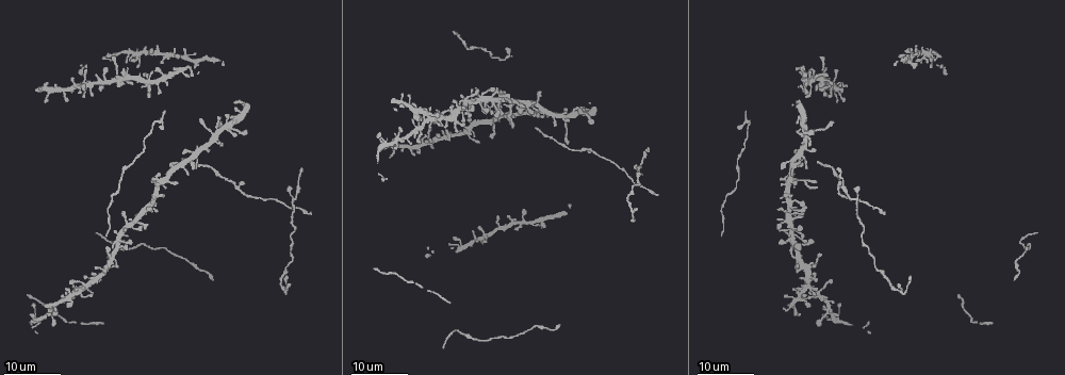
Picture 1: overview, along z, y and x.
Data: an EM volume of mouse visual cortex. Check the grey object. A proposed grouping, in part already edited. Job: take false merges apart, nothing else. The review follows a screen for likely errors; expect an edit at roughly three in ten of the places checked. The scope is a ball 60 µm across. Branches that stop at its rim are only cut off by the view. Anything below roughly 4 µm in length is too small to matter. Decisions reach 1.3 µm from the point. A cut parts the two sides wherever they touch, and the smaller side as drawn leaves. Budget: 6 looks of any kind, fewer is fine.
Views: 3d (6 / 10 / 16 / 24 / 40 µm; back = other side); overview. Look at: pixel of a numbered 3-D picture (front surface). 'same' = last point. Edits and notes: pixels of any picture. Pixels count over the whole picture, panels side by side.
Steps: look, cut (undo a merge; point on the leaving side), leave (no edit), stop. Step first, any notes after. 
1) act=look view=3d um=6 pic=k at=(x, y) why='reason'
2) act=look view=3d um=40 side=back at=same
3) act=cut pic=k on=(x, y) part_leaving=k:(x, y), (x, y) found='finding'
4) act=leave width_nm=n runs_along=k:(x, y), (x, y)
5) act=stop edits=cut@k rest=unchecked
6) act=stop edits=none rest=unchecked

act=look view=3d um=24 pic=1 at=(802, 155) why='arms part here'

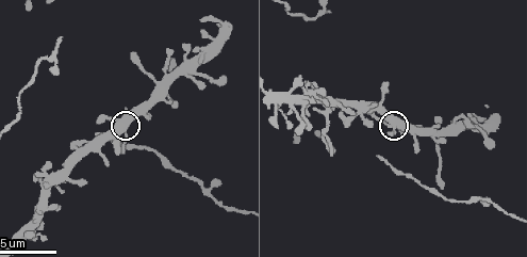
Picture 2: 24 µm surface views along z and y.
act=look view=3d um=10 pic=2 at=(127, 123) why='zoom in'

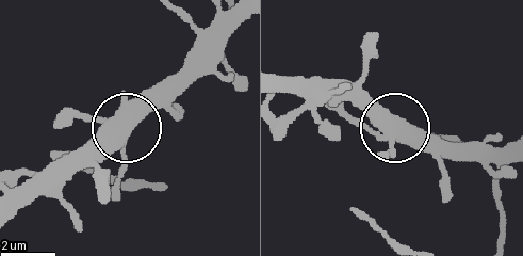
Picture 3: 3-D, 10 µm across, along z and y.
act=leave width_nm=440 found='one neuron here'

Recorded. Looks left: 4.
act=look view=3d um=10 pic=2 at=(170, 79) why='four arms meet'

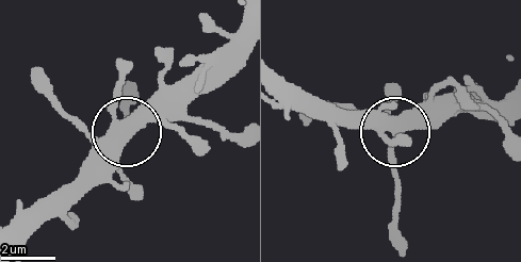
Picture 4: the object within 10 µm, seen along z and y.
act=cut pic=4 on=(396, 180) found='two neurons meet here'

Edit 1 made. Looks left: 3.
act=look view=3d um=24 pic=1 at=(84, 285)

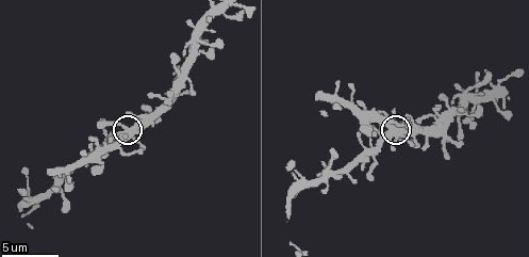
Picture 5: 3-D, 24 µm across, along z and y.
act=look view=3d um=6 pic=5 at=(126, 129) why='zoom in'

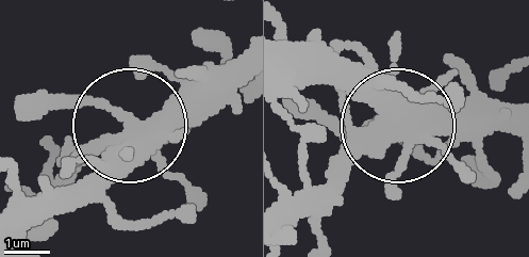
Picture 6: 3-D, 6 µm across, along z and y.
act=look view=3d um=6 side=back pic=6 at=(122, 126) why='other side'

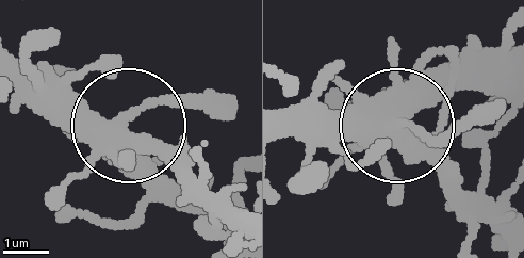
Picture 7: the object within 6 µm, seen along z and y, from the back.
act=leave found='all the same neuron'

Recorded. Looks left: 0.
act=stop edits=cut@4 rest=unchecked

